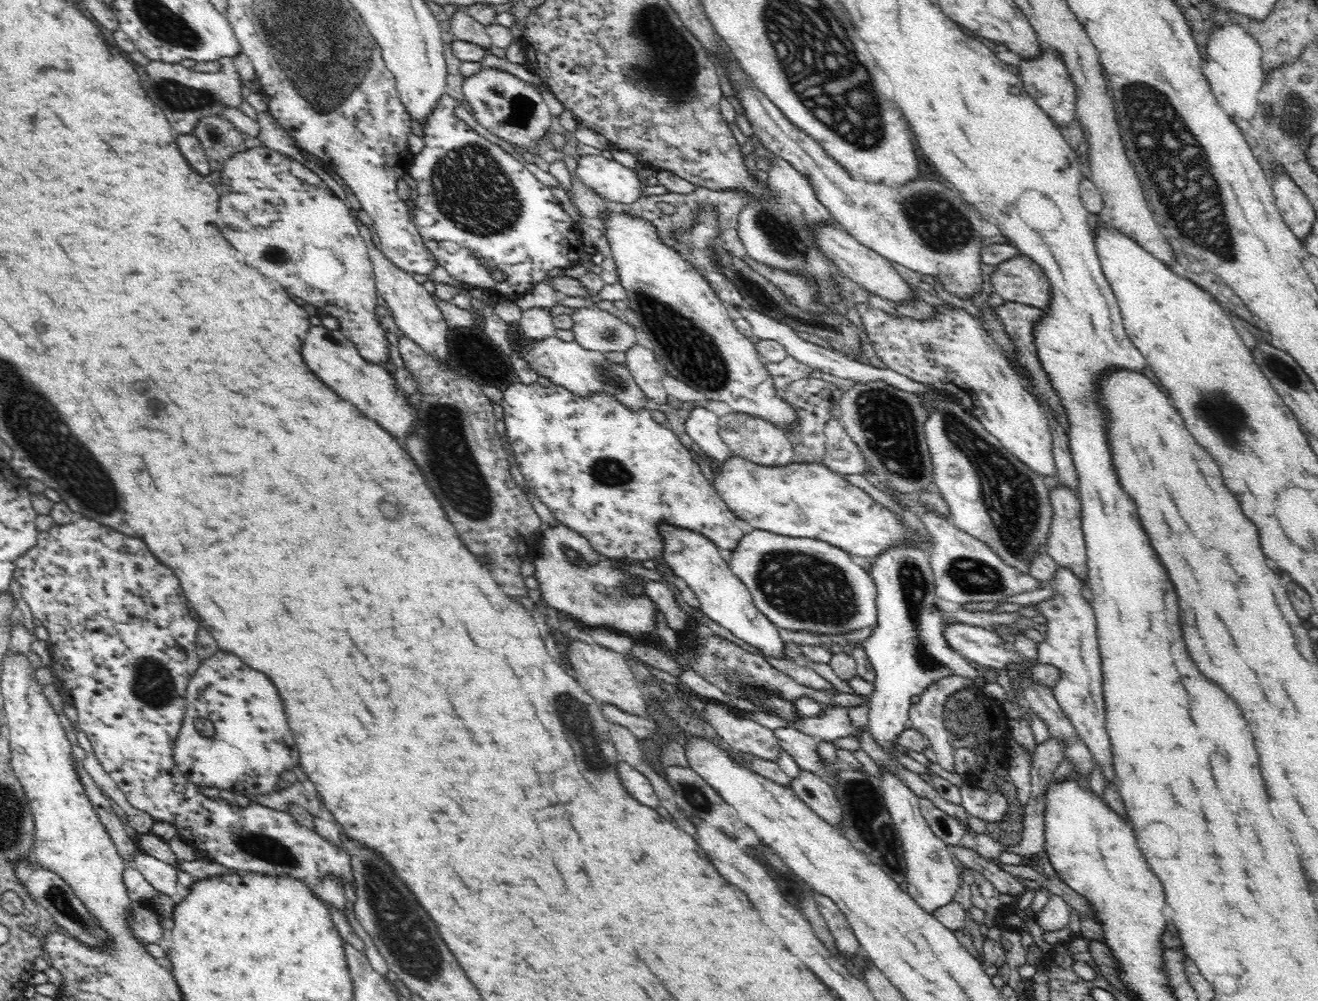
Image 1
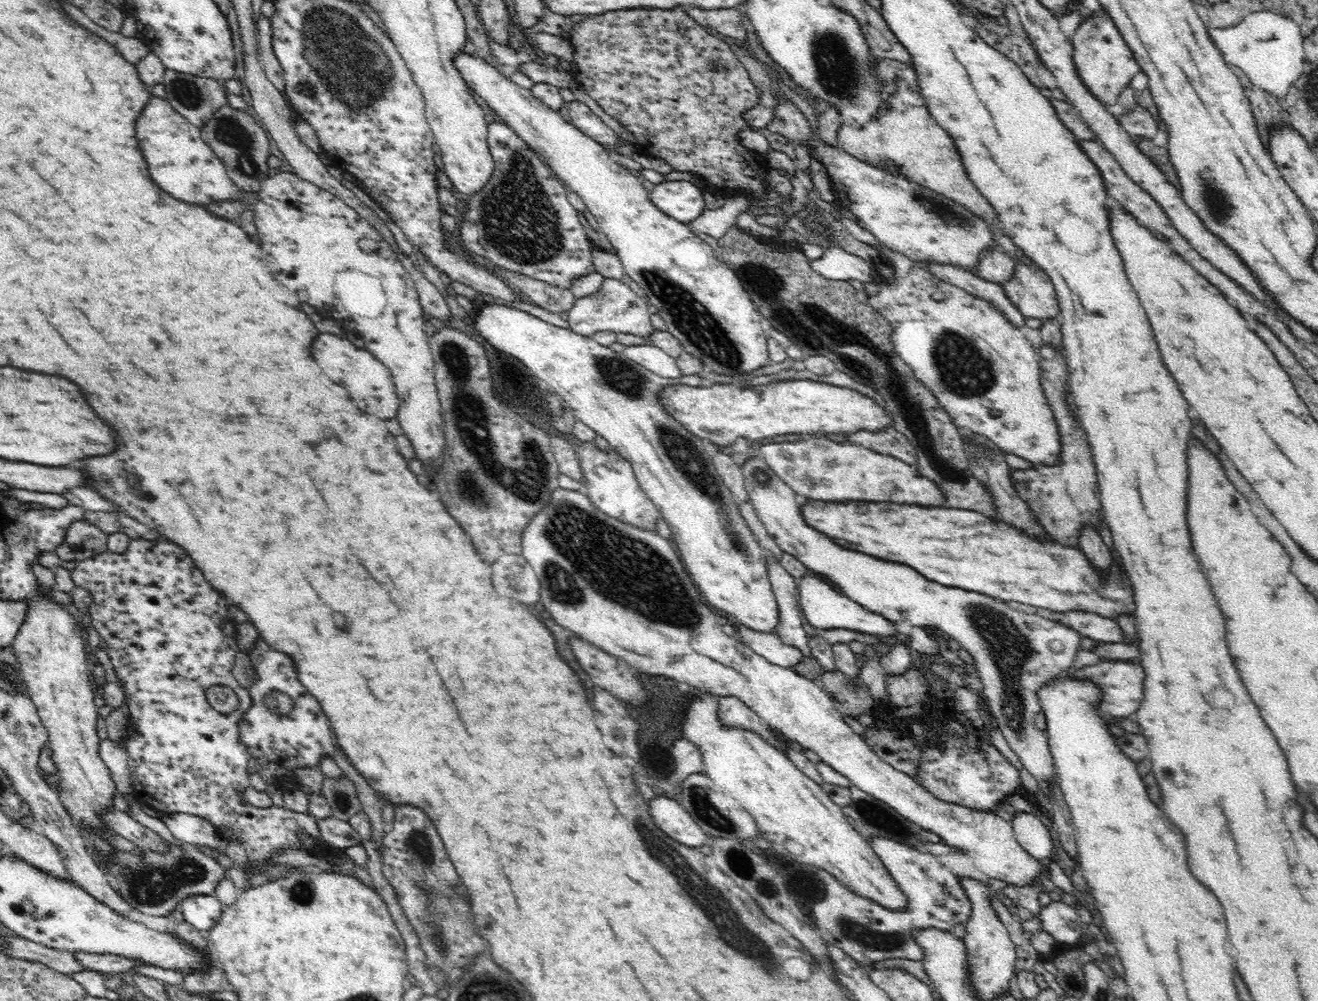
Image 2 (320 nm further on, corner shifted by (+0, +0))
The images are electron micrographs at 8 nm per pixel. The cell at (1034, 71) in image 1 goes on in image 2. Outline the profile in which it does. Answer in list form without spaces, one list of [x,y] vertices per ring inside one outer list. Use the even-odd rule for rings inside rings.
[[[1106,12],[1088,18],[1087,23],[1082,24],[1071,38],[1071,46],[1075,50],[1072,62],[1075,63],[1076,74],[1091,94],[1104,104],[1115,105],[1120,94],[1128,88],[1132,77],[1142,72],[1132,49]]]

